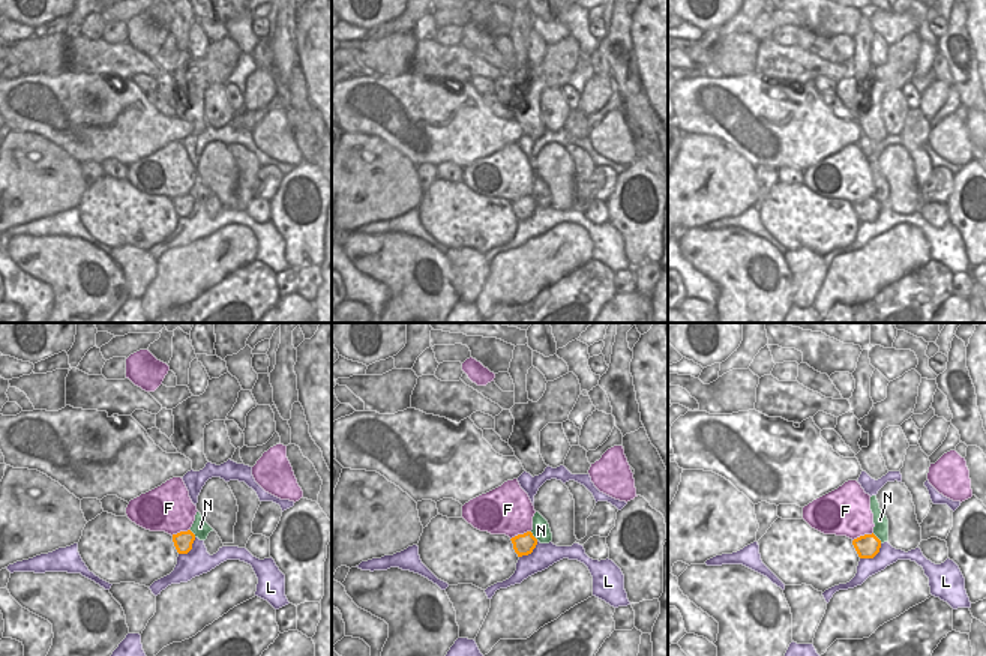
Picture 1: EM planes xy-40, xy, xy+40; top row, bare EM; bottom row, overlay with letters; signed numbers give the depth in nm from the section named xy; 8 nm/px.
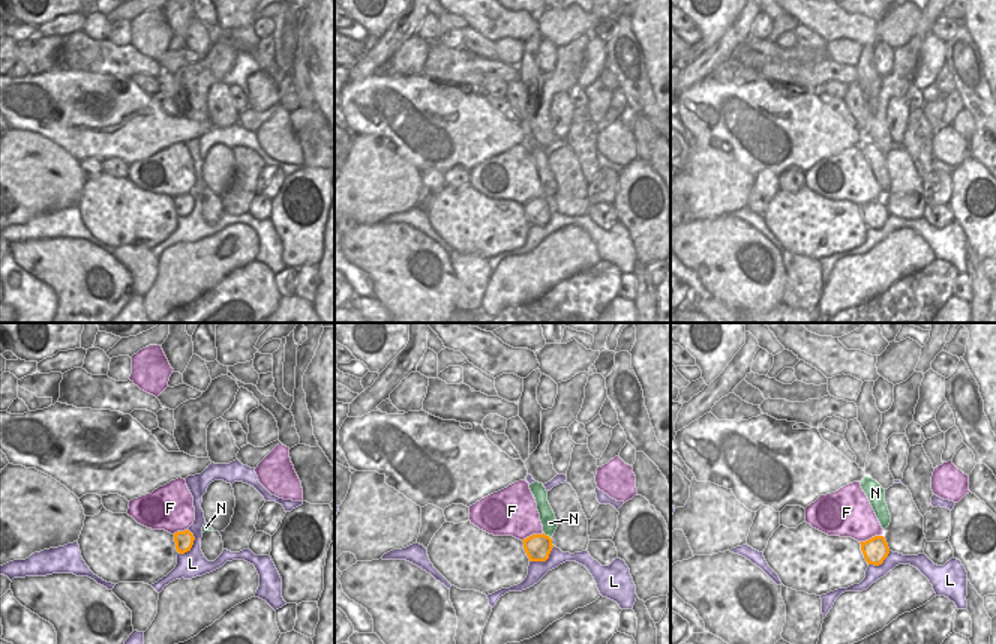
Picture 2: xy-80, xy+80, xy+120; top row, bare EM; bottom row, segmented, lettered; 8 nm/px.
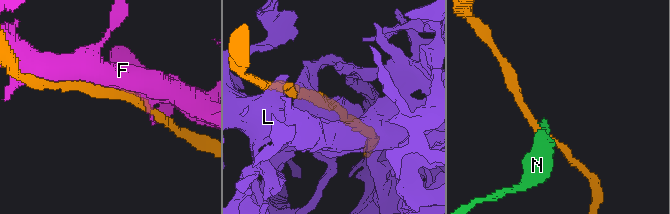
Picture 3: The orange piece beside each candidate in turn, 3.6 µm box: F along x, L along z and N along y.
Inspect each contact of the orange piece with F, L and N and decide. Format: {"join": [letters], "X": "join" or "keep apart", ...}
{"join": [], "F": "keep apart", "L": "keep apart", "N": "keep apart"}

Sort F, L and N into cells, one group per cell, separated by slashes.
F / L / N

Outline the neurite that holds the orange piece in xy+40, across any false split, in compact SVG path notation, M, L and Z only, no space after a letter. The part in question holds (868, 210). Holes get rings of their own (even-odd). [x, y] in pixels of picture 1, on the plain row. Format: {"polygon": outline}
{"polygon": "M872 197L852 204L852 209L860 222L873 222L881 212L881 204Z"}

